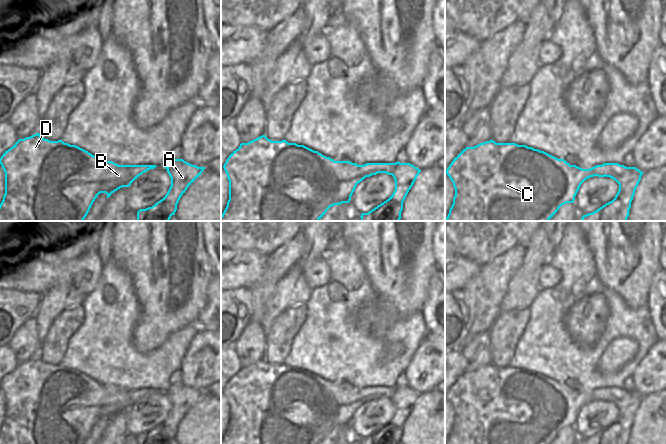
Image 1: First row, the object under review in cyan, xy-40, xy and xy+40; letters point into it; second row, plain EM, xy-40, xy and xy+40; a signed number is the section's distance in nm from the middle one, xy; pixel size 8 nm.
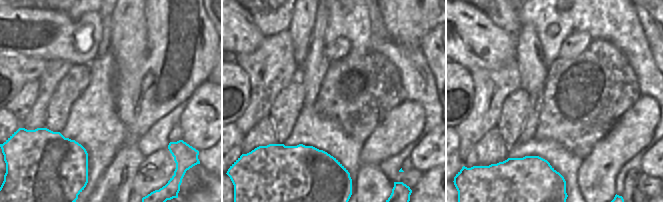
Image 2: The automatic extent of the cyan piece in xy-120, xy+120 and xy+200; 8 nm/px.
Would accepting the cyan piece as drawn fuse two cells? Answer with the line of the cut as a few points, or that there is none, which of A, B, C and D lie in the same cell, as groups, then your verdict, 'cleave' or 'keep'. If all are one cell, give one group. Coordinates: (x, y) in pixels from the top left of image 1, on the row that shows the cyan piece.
xy+40 (627, 167), (625, 170), (606, 176) | A / B C D | cleave

